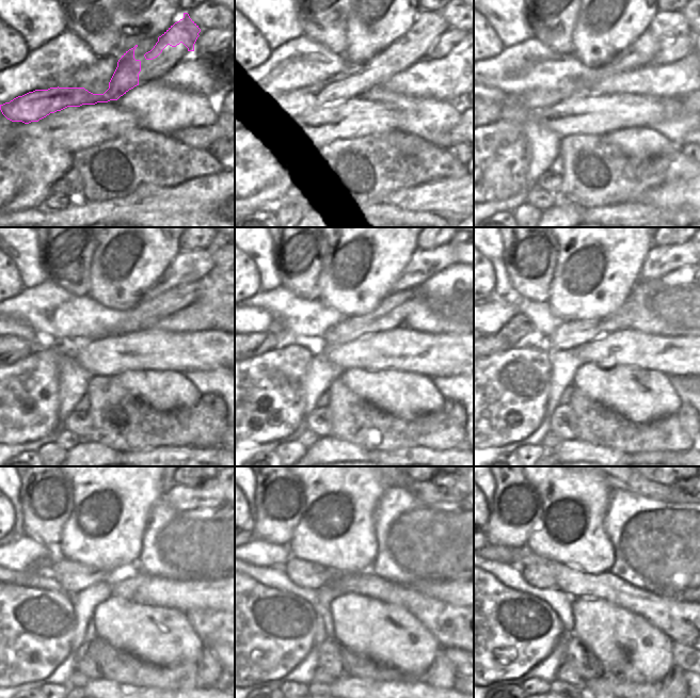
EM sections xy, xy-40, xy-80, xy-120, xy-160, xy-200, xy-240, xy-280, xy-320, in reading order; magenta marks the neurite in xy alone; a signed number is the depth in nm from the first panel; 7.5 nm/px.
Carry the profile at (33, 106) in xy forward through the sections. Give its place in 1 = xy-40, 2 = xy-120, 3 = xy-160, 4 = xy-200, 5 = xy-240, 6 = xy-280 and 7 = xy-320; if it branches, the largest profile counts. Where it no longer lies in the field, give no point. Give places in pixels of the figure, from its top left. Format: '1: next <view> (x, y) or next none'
1: next xy-40 (356, 79)
2: next xy-120 (188, 266)
3: next xy-160 (424, 264)
4: next xy-200 (661, 259)
5: next xy-240 (209, 492)
6: next xy-280 (443, 489)
7: next xy-320 (690, 490)

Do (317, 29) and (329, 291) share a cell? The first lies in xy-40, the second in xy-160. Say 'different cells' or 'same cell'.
different cells

